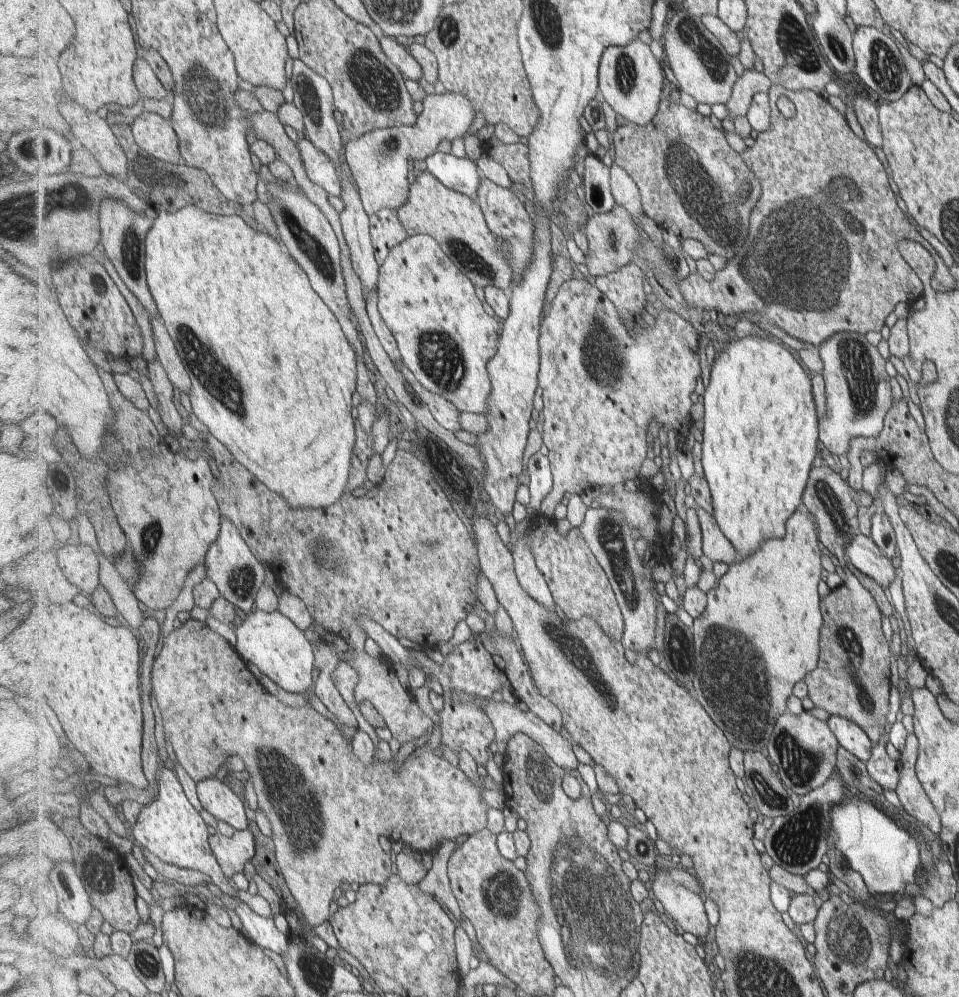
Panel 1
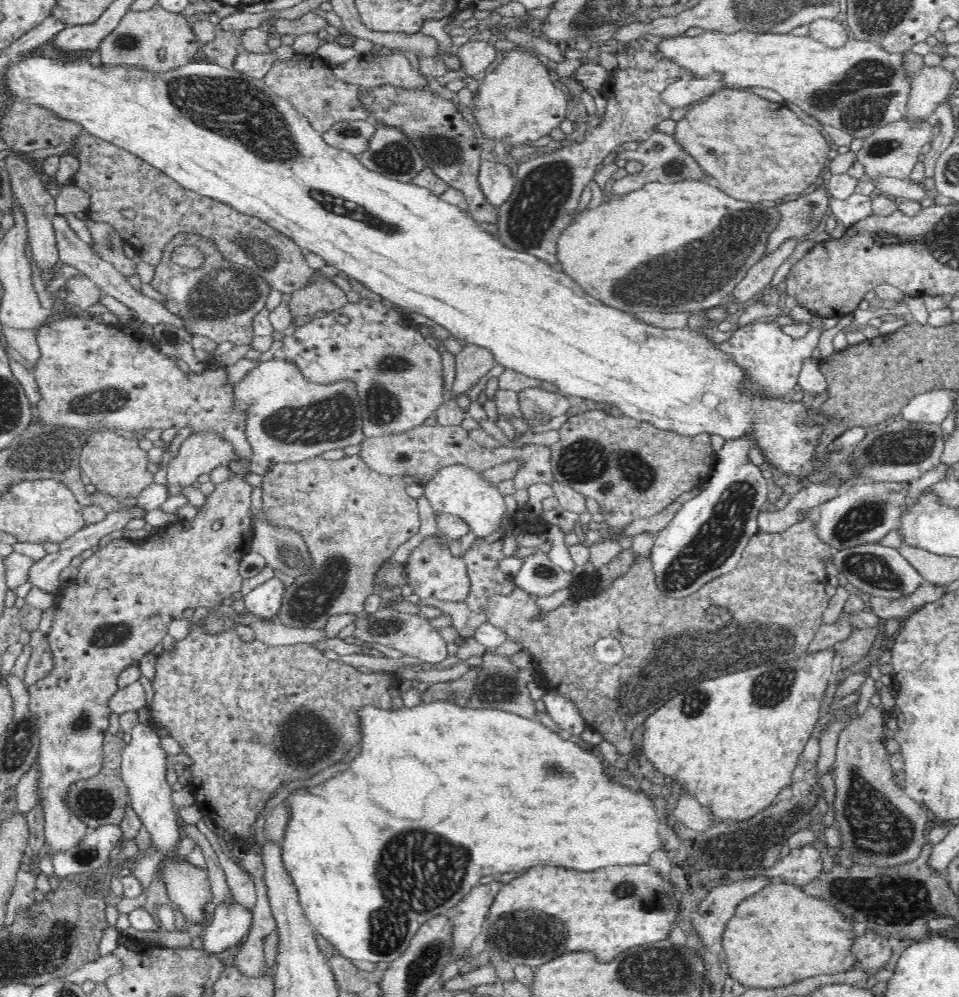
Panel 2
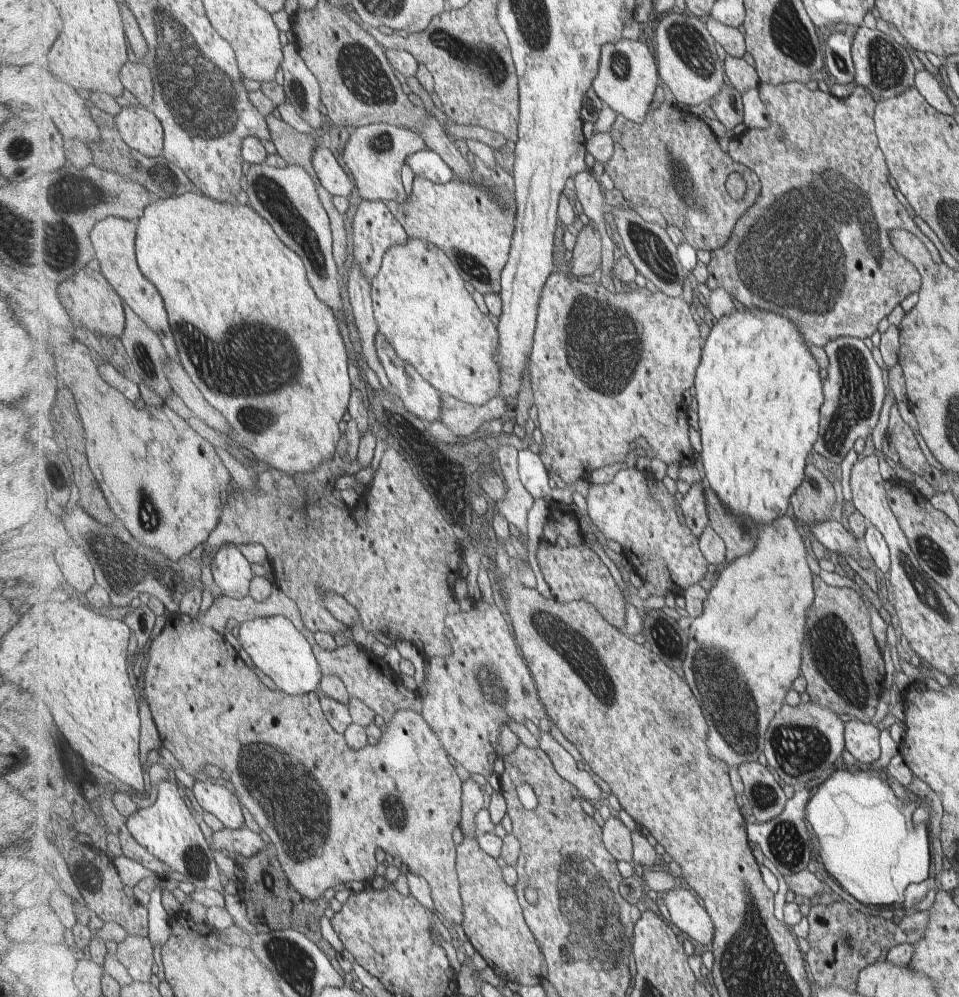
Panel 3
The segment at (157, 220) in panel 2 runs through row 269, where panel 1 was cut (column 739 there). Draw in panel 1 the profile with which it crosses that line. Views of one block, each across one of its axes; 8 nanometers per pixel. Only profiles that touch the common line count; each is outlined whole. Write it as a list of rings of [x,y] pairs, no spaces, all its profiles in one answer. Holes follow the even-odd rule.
[[[773,85],[773,88],[768,92],[771,98],[772,106],[772,121],[773,126],[767,130],[767,132],[759,133],[754,140],[754,145],[747,147],[742,154],[745,162],[749,165],[749,168],[757,175],[757,178],[761,181],[762,193],[761,200],[758,202],[757,208],[753,210],[750,215],[751,226],[747,230],[747,236],[743,238],[743,250],[727,262],[723,270],[717,271],[715,280],[709,282],[705,280],[701,274],[697,271],[697,274],[691,274],[687,280],[678,282],[679,292],[685,294],[685,298],[691,302],[691,304],[699,304],[703,308],[715,308],[715,310],[721,310],[721,314],[729,316],[735,314],[752,314],[754,312],[762,313],[763,319],[768,319],[770,322],[779,326],[783,331],[786,331],[790,336],[801,340],[803,343],[808,342],[816,346],[821,346],[827,338],[831,338],[834,334],[839,332],[857,332],[859,334],[867,334],[867,332],[879,332],[881,326],[883,326],[883,320],[891,314],[893,306],[897,302],[905,302],[912,304],[918,298],[921,298],[923,294],[922,281],[914,273],[913,268],[905,262],[905,260],[899,254],[899,241],[900,240],[913,240],[913,242],[921,242],[921,236],[917,234],[917,230],[911,226],[911,222],[907,220],[907,216],[897,208],[895,204],[895,196],[891,194],[889,190],[889,182],[887,182],[887,176],[881,168],[881,162],[879,162],[879,156],[875,152],[875,148],[881,146],[881,127],[879,126],[879,111],[878,105],[867,99],[865,94],[856,95],[853,100],[854,113],[857,118],[859,126],[861,126],[864,132],[864,137],[857,136],[853,133],[853,128],[849,128],[849,122],[847,118],[827,100],[827,98],[821,97],[813,90],[800,90],[795,92],[789,90],[781,85]],[[781,96],[789,97],[792,103],[796,107],[796,115],[792,118],[787,118],[777,102]]]

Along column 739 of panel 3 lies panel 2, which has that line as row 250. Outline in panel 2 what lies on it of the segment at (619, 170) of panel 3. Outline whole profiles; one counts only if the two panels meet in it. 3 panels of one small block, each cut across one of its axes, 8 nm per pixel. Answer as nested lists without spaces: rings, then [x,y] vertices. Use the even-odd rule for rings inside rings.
[[[182,233],[172,246],[192,246],[204,254],[198,268],[186,268],[176,264],[176,254],[164,250],[158,264],[154,264],[151,285],[164,298],[164,309],[180,318],[186,330],[207,336],[217,345],[231,343],[234,346],[250,344],[253,340],[252,316],[264,308],[272,285],[260,274],[254,274],[248,266],[227,260],[217,244],[210,238],[196,233]]]

